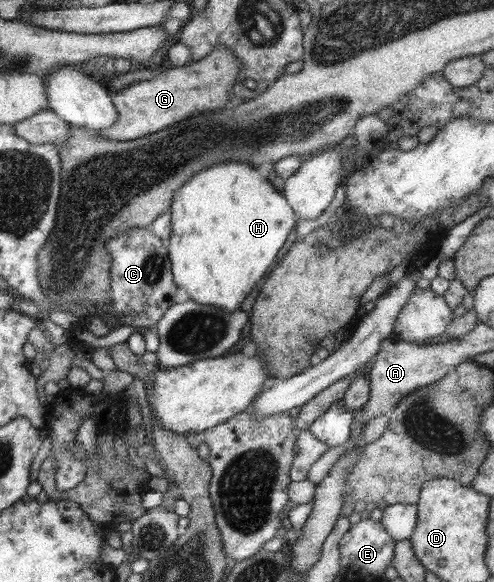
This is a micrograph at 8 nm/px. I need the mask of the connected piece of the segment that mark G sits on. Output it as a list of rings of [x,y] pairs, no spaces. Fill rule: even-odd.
[[[216,45],[213,52],[196,63],[165,69],[148,81],[130,83],[126,88],[111,92],[114,109],[119,116],[112,126],[96,133],[109,141],[133,141],[177,124],[194,113],[227,108],[228,95],[233,91],[238,70],[238,59],[232,57],[226,47]]]

